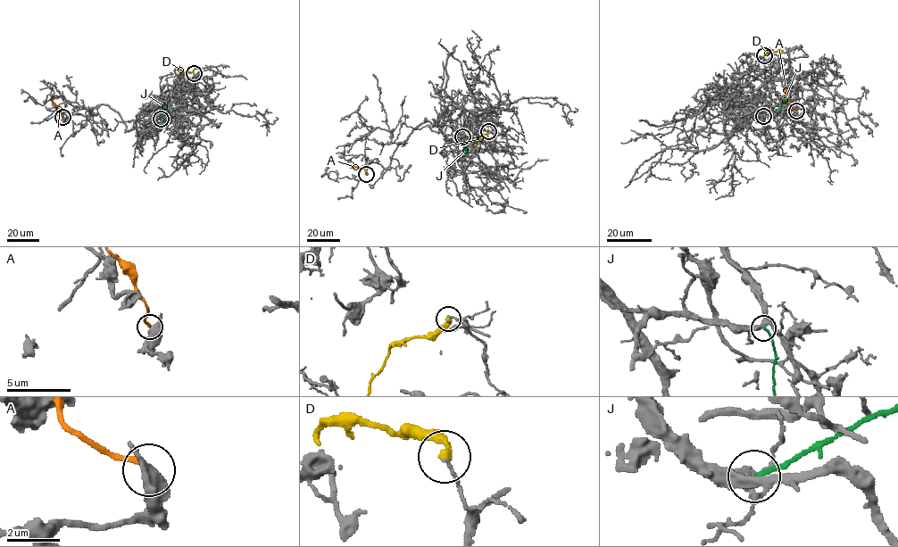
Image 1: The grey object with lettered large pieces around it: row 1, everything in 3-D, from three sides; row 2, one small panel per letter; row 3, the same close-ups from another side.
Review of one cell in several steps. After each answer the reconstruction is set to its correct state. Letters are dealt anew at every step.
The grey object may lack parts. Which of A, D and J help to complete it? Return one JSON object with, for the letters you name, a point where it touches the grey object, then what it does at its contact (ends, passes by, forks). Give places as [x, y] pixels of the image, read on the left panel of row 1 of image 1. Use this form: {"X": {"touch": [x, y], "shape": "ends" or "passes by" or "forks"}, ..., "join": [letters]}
{"join": []}

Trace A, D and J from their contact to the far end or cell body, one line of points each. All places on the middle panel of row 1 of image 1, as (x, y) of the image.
A: (366, 174), (364, 169), (350, 168)
D: (488, 131), (481, 135), (472, 149)
J: (462, 136), (468, 153)

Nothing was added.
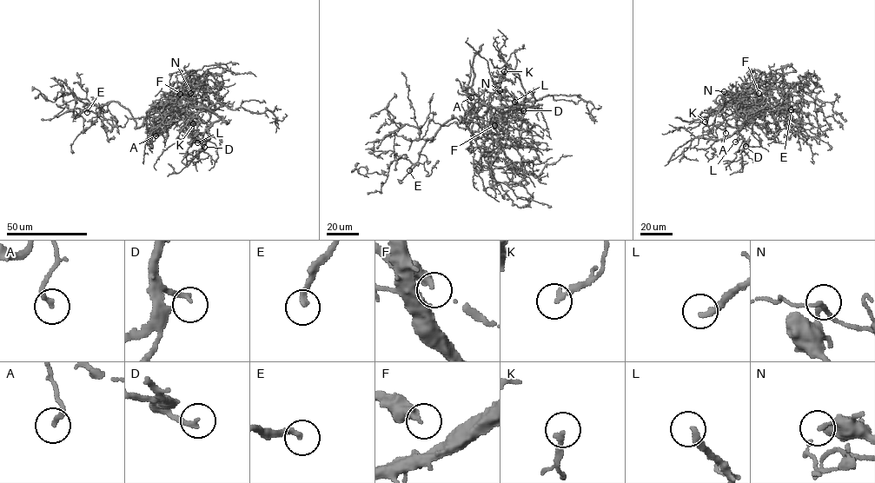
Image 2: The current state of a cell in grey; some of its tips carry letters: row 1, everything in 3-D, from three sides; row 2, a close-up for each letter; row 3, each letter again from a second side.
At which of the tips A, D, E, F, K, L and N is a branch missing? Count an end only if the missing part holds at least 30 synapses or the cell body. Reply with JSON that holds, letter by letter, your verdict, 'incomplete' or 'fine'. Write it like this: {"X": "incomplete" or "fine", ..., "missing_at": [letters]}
{"A": "fine", "D": "incomplete", "E": "incomplete", "F": "fine", "K": "fine", "L": "incomplete", "N": "fine", "missing_at": ["D", "E", "L"]}

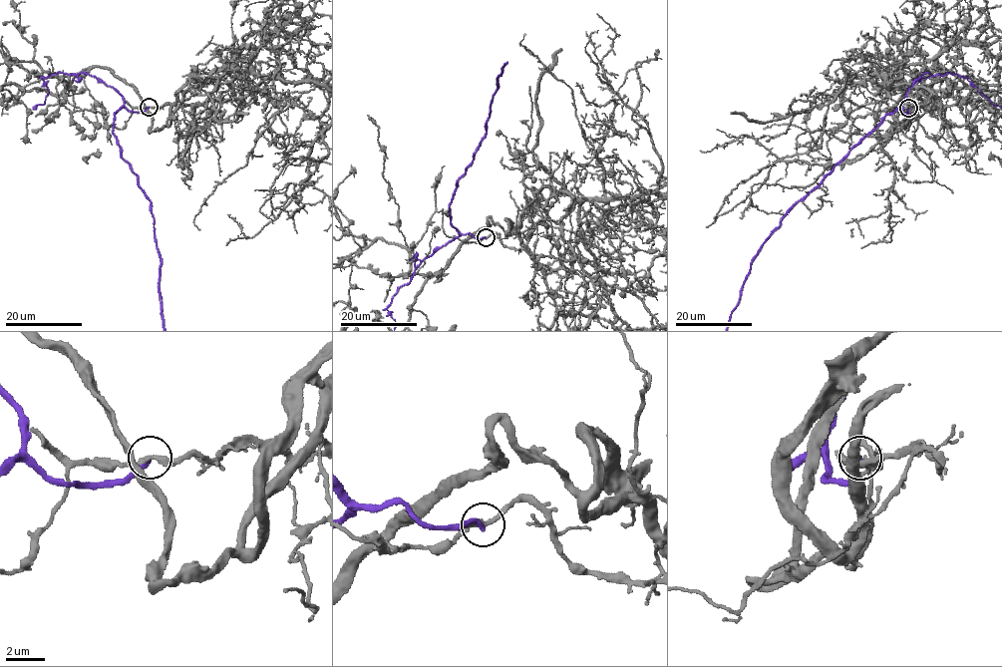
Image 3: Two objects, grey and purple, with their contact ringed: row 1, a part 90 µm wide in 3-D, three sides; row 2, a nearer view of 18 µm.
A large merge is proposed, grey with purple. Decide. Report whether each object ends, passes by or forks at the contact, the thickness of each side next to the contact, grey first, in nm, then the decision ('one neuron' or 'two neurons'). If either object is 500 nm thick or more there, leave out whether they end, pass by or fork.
grey passes by; purple ends; calibres 240 and 280 nm; two neurons

